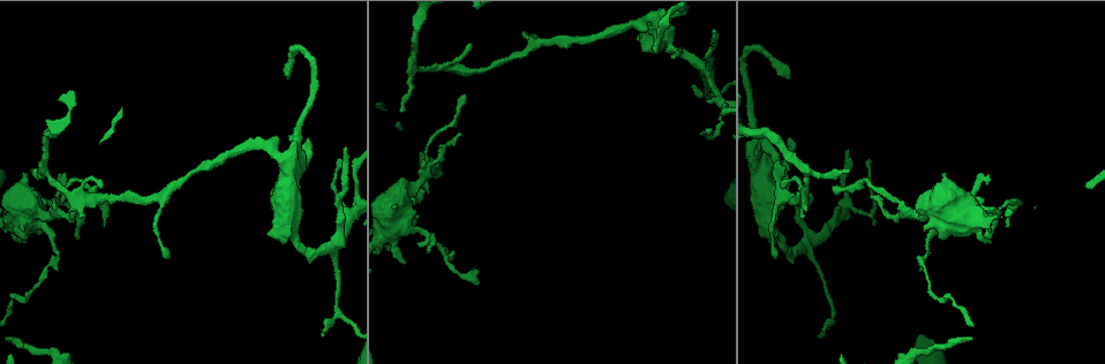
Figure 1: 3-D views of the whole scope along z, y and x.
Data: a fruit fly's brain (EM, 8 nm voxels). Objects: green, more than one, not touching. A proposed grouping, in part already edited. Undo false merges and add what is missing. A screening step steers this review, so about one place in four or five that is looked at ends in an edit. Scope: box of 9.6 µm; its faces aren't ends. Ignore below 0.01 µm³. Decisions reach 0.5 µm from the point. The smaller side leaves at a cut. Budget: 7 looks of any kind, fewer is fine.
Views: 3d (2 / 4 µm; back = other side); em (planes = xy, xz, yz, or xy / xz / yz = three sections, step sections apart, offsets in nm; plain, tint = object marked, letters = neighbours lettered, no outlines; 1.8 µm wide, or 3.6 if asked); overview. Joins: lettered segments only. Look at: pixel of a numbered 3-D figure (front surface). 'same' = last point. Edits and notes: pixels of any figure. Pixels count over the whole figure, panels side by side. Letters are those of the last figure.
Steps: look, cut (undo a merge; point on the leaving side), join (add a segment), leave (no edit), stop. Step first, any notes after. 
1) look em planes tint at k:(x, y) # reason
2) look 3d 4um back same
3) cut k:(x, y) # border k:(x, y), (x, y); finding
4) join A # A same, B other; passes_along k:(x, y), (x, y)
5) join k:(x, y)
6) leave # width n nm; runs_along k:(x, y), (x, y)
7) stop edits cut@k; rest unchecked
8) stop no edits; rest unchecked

look 3d 2um at 1:(80, 199) # branch point

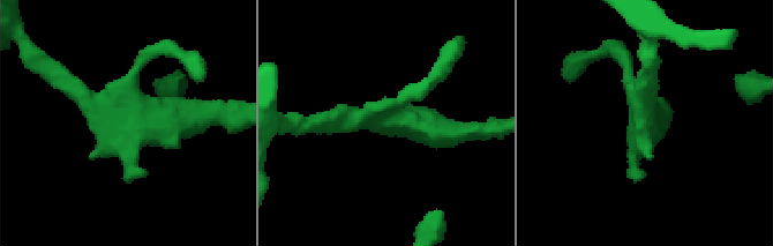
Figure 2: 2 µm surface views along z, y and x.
look em yz step 4 plain at 2:(388, 117)

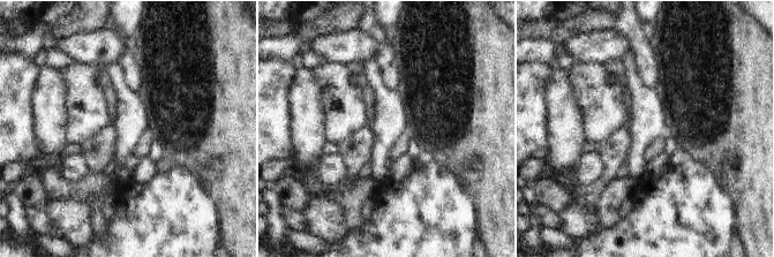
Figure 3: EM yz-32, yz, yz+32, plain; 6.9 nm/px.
look em yz step 4 letters same

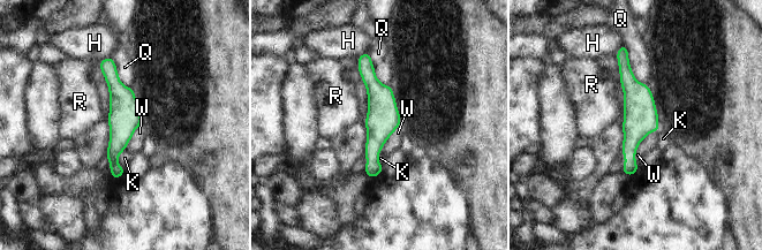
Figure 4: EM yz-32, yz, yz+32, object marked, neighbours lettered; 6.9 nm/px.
leave # H other, K other, Q other, R other, W other; border 4:(658, 129), (641, 141), (634, 159); all the same neuron

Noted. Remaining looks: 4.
look em 3.6um planes letters at 1:(1012, 202)

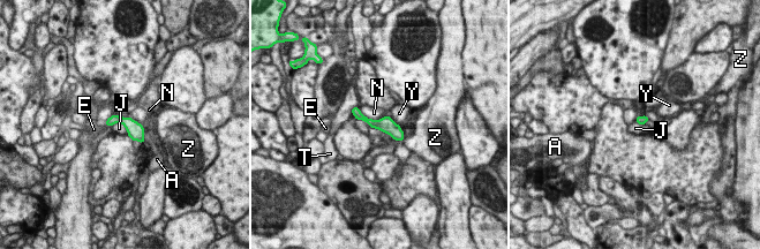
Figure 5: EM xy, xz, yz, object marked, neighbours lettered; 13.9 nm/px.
leave # A other, E other, J other, N other, T other, Y other, Z other; border 5:(112, 125), (120, 122), (128, 135); all the same neuron

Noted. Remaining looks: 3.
look 3d 2um at 1:(790, 76) # tapers out

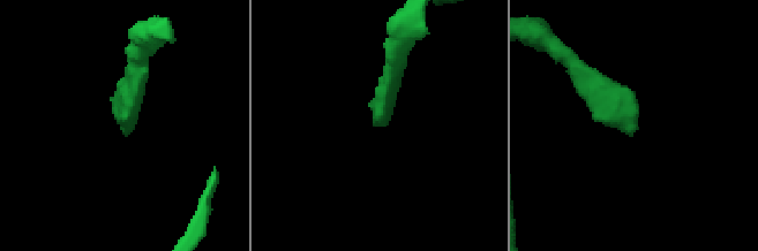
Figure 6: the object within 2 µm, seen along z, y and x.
look em xy step 4 tint at 6:(124, 130) # shape alone is not enough

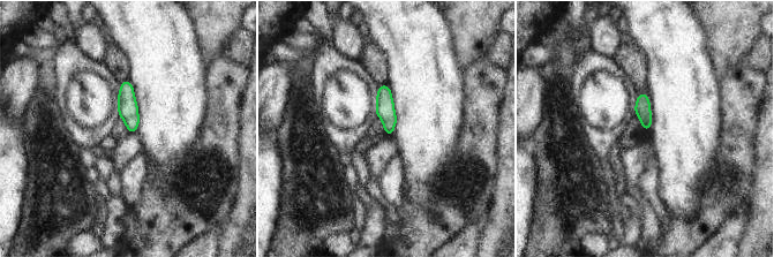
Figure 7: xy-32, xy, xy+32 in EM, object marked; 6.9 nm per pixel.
look em xz step 4 letters same

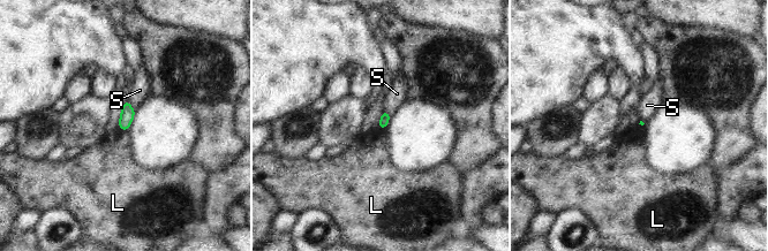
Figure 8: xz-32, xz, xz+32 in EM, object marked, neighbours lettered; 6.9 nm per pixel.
leave # L other, S other; border 8:(127, 99), (134, 109); no lettered segment goes on from it

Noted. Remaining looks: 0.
stop no edits; rest unchecked

